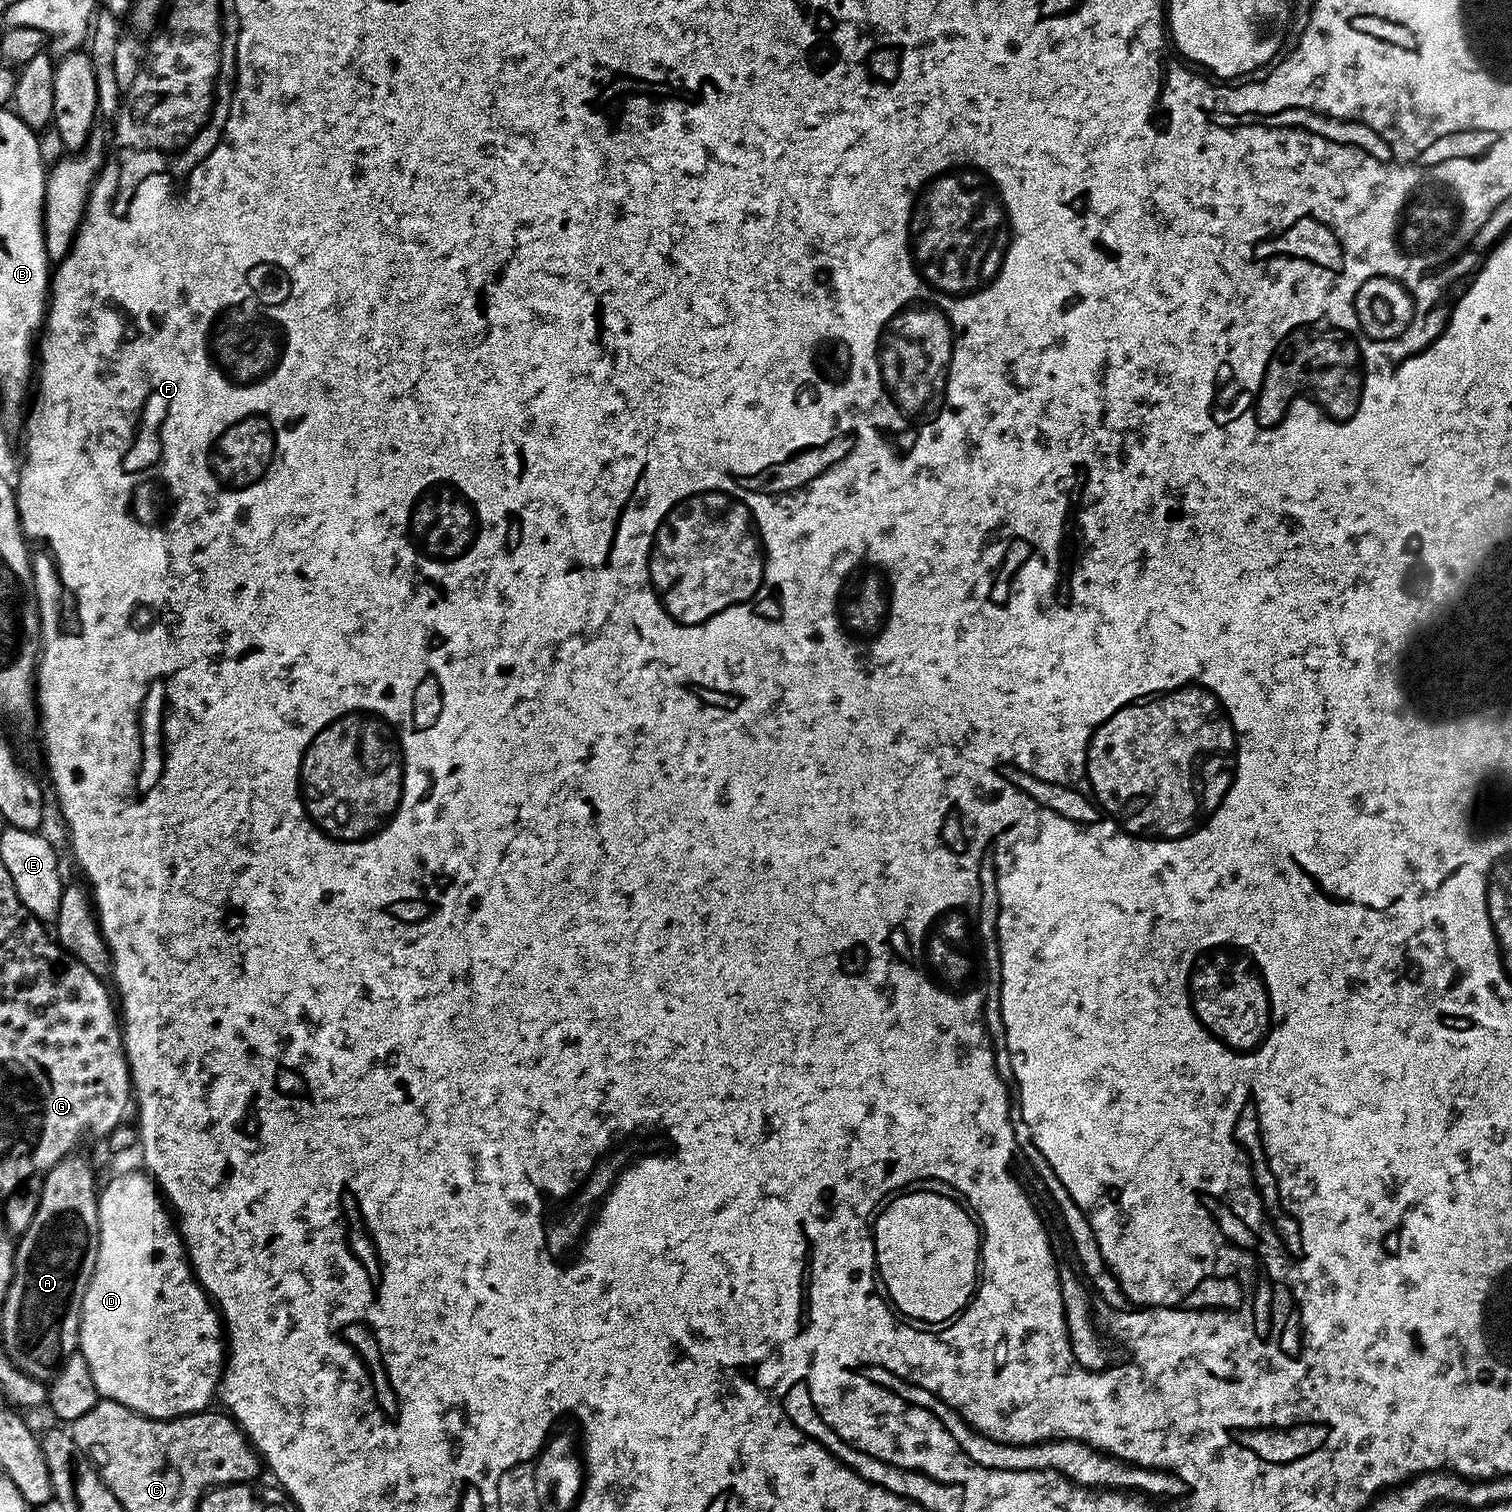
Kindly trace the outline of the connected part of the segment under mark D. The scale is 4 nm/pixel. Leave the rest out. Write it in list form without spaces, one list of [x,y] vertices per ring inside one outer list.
[[[143,1171],[140,1172],[124,1172],[121,1176],[114,1177],[105,1188],[103,1185],[99,1189],[98,1258],[94,1266],[94,1274],[90,1278],[90,1282],[86,1286],[86,1294],[82,1298],[78,1351],[86,1358],[86,1362],[90,1366],[90,1374],[94,1378],[96,1391],[103,1399],[122,1402],[122,1406],[130,1406],[130,1410],[140,1412],[152,1420],[172,1420],[175,1416],[189,1416],[195,1412],[205,1411],[211,1405],[208,1403],[211,1402],[212,1396],[214,1400],[217,1395],[222,1379],[222,1365],[226,1360],[226,1344],[222,1339],[222,1317],[214,1307],[208,1293],[200,1287],[200,1281],[196,1279],[192,1271],[192,1266],[188,1262],[188,1253],[177,1225],[174,1223],[169,1209],[162,1203],[161,1193],[158,1191],[153,1177]]]

